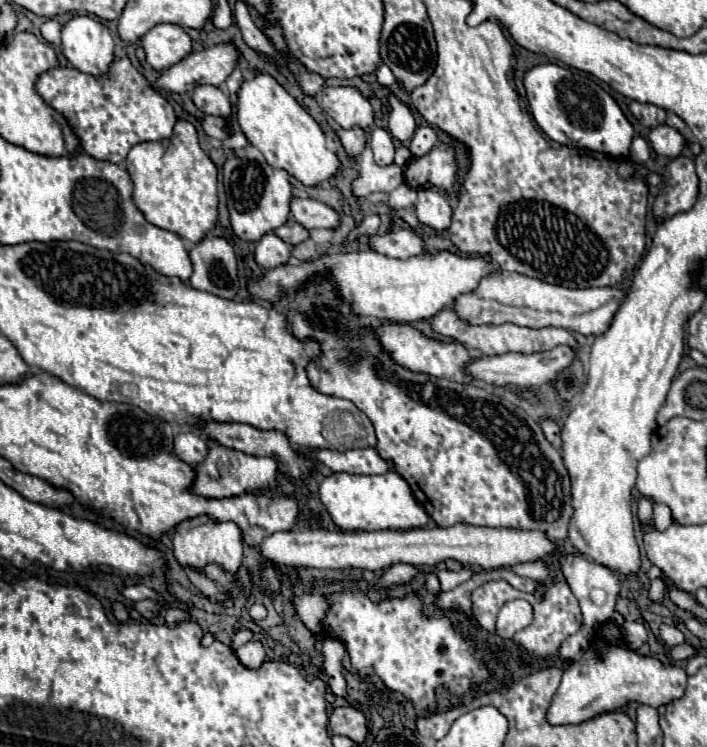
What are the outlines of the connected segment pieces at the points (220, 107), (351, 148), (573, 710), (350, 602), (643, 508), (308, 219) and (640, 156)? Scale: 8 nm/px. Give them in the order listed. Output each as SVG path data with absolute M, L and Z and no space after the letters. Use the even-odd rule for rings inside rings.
M198 86L194 90L192 100L194 100L196 108L202 110L204 114L212 114L212 116L218 116L218 118L228 118L228 124L230 124L230 114L232 114L230 100L216 86Z
M336 128L336 134L338 134L348 158L356 160L362 154L362 150L364 150L364 145L368 138L367 133L362 128L352 128L350 130Z
M604 644L604 646L598 646L598 648L592 646L584 652L582 660L572 662L564 670L560 688L558 688L554 700L548 708L548 722L552 722L552 724L578 724L578 722L584 722L584 720L588 720L596 714L602 714L602 712L608 712L608 710L618 710L620 706L624 706L630 700L634 700L638 704L648 704L652 708L666 706L668 702L684 696L686 680L688 680L688 676L686 676L684 668L674 666L674 664L662 664L658 658L644 658L644 656L638 656L632 650L622 650L614 644Z
M344 590L342 594L332 594L330 602L332 602L332 608L326 614L324 630L332 638L344 640L352 658L352 666L358 670L358 674L376 672L376 676L390 690L404 694L410 702L414 702L422 710L430 710L436 706L432 698L432 692L436 686L446 684L450 692L462 696L470 690L472 682L482 682L488 676L488 670L480 662L476 662L472 656L472 642L468 642L464 636L458 636L452 630L450 620L446 616L424 618L420 610L420 598L416 594L408 594L404 600L384 600L380 604L374 604L366 594Z
M642 496L638 500L638 518L640 518L640 522L646 522L646 520L650 520L650 516L652 516L652 500Z
M294 198L292 200L292 216L306 230L314 230L314 228L336 230L340 226L338 212L312 198Z
M634 138L632 146L630 146L630 160L636 164L644 164L646 160L650 160L650 148L646 144L644 138Z

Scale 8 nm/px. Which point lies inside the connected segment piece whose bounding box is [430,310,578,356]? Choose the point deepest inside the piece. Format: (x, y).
(489, 340)

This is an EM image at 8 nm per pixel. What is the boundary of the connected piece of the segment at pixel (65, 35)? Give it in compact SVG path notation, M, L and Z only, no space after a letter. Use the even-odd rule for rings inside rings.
M74 16L62 26L62 52L76 70L92 76L106 76L116 58L110 30L90 16Z

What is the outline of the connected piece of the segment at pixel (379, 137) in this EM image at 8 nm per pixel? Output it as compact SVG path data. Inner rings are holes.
M374 128L370 132L370 144L374 152L374 162L378 166L388 166L394 162L394 144L386 128Z

